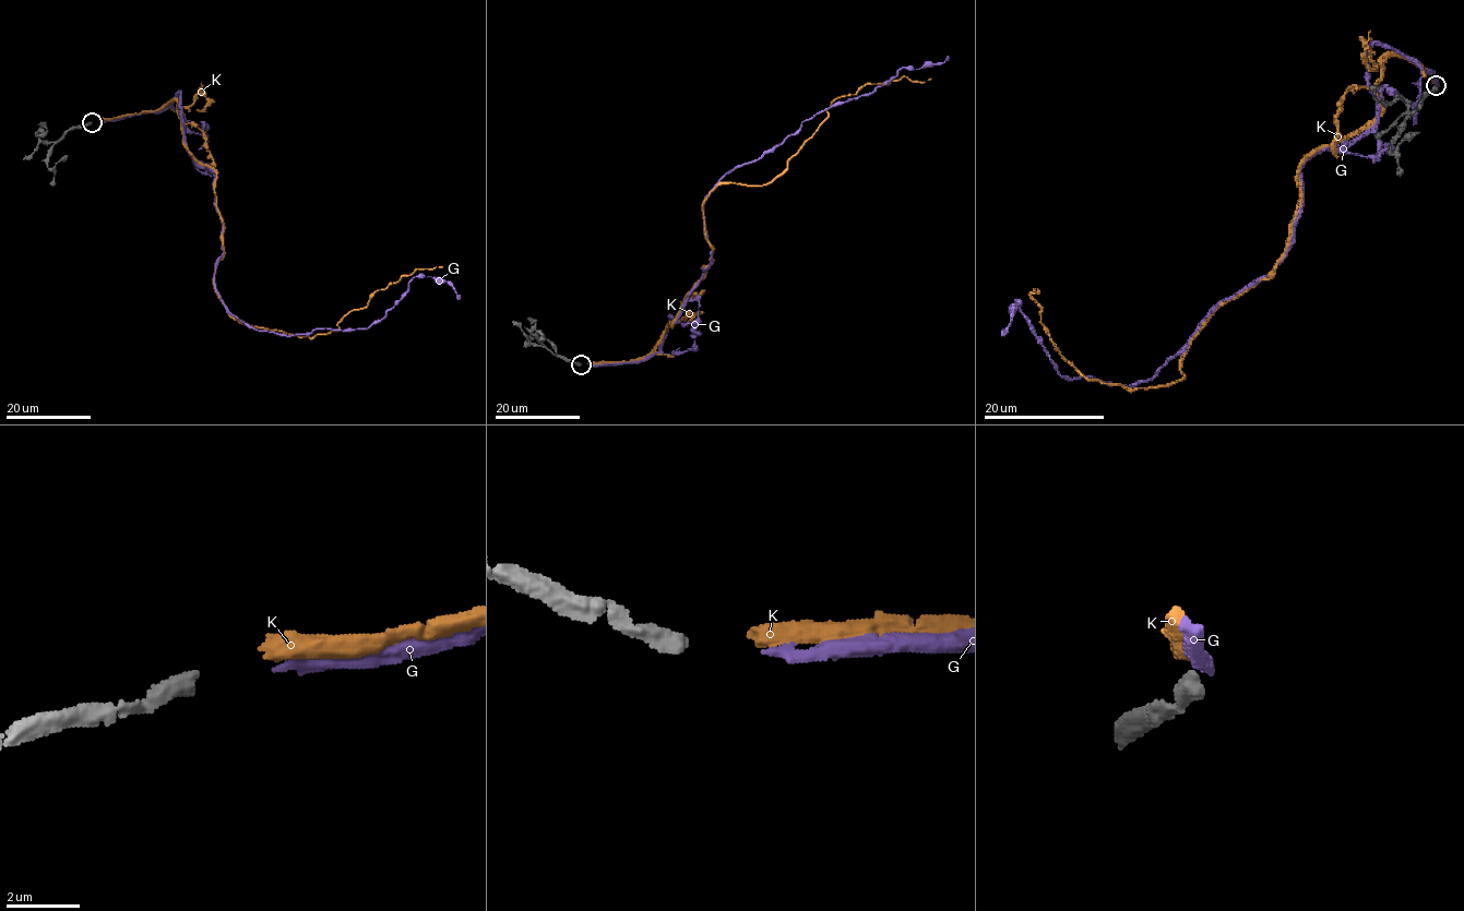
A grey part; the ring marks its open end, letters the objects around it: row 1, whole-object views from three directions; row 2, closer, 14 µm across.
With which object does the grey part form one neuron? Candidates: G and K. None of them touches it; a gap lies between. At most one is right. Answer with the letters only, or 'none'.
G

